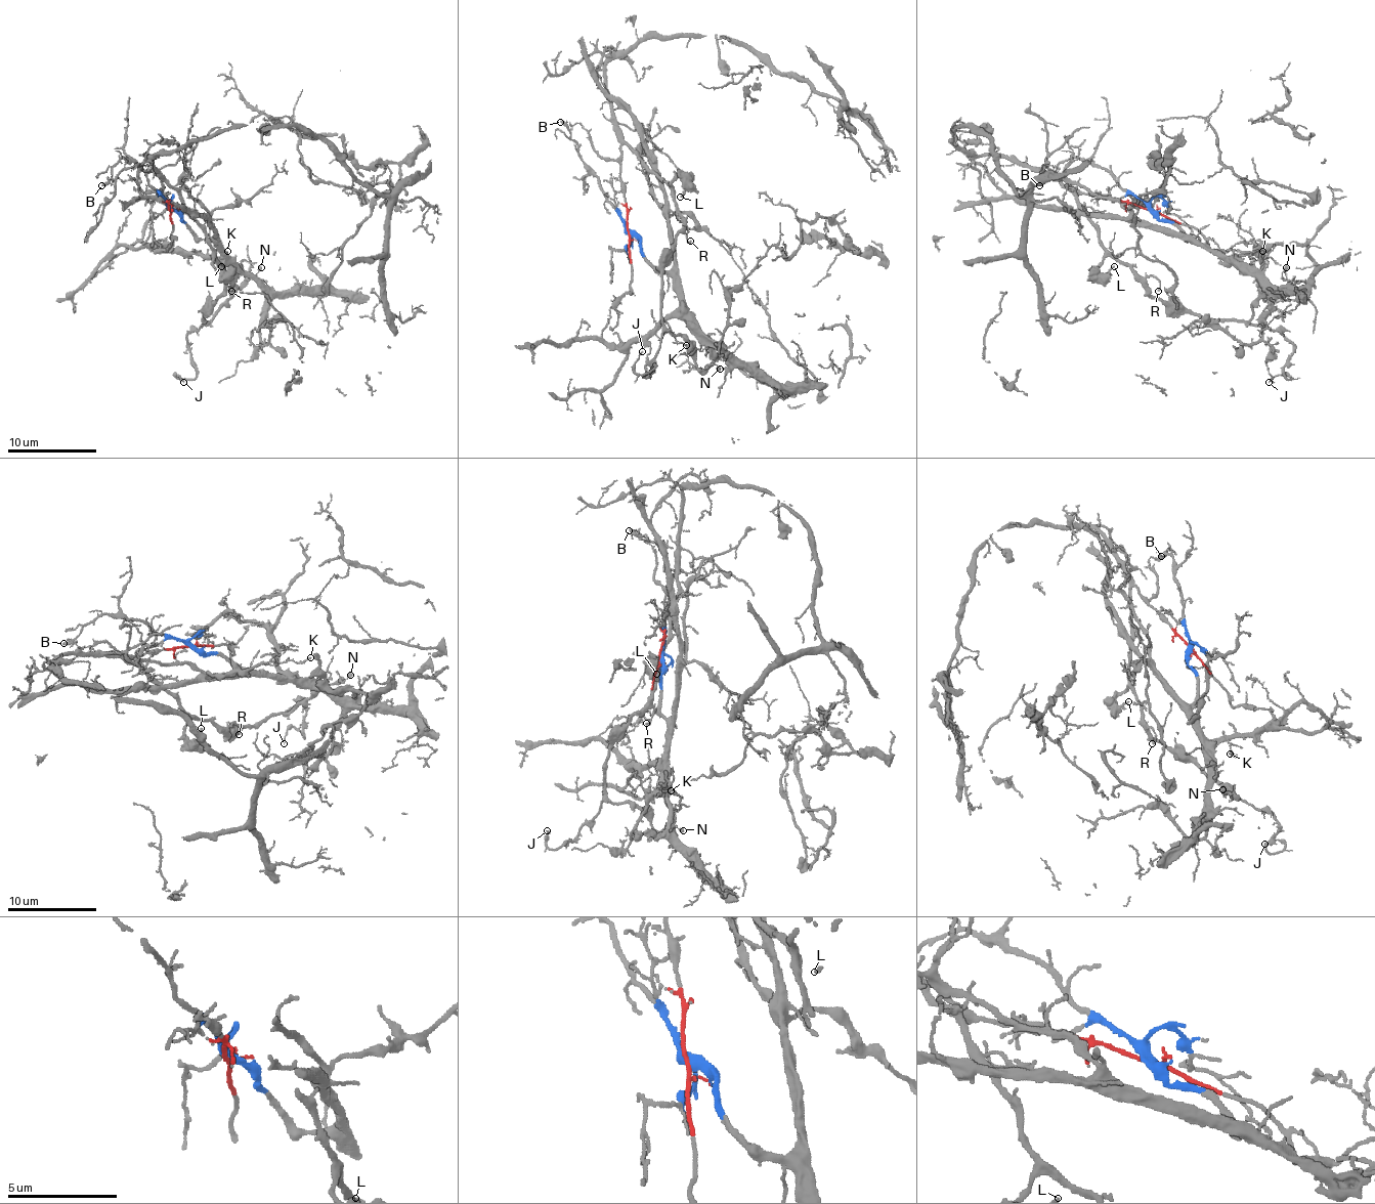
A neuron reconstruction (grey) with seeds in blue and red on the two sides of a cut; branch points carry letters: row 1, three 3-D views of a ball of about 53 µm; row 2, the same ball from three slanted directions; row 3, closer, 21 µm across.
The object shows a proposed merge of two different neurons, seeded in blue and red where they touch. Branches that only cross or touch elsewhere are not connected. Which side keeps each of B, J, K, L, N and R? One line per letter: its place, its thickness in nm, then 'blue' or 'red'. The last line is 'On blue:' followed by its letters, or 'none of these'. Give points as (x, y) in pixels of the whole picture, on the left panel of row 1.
B: place (101, 185); calibre 190 nm; blue
J: place (183, 382); calibre 90 nm; red
K: place (227, 251); calibre 110 nm; blue
L: place (221, 266); calibre 140 nm; red
N: place (261, 267); calibre 220 nm; red
R: place (231, 291); calibre 140 nm; red
On blue: B, K

